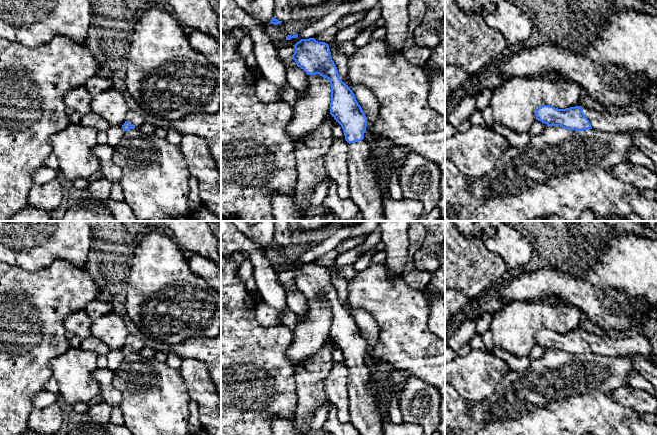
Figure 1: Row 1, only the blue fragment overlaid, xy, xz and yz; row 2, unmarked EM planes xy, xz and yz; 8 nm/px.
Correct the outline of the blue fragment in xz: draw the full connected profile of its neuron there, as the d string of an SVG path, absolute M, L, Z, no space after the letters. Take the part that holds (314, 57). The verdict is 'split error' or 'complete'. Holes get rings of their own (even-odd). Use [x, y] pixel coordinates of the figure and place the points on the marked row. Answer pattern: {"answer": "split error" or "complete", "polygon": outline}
{"answer": "split error", "polygon": "M315 38L301 39L295 45L295 52L292 58L296 65L303 69L307 75L319 74L330 80L331 102L330 114L341 125L346 141L349 143L347 153L350 198L358 206L364 221L386 221L383 214L383 192L377 175L371 165L371 152L368 143L364 140L364 133L367 127L367 118L361 106L356 100L353 91L340 79L337 67L331 58L329 45L325 42L318 42Z"}

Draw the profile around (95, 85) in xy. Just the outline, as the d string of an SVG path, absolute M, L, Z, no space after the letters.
M95 75L85 83L84 87L90 95L94 97L101 92L109 90L111 88L111 84L109 79Z

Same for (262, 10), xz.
M235 0L236 3L253 18L263 22L265 25L270 24L273 17L275 0Z

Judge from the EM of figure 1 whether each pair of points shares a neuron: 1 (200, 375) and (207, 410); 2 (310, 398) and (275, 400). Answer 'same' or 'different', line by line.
1: same
2: different

